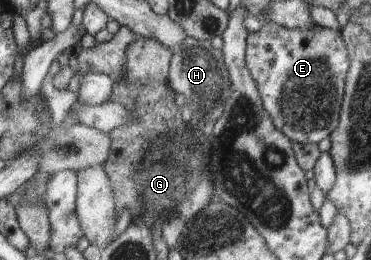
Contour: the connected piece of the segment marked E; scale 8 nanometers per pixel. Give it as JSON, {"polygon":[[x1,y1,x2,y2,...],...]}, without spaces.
{"polygon":[[264,23,258,32,249,33,245,59,248,61,249,71,257,81,265,108,273,117,273,123,291,141,298,144,318,144,338,126,345,80,350,66,340,30,313,24,310,30,303,31,285,29,276,23]]}

